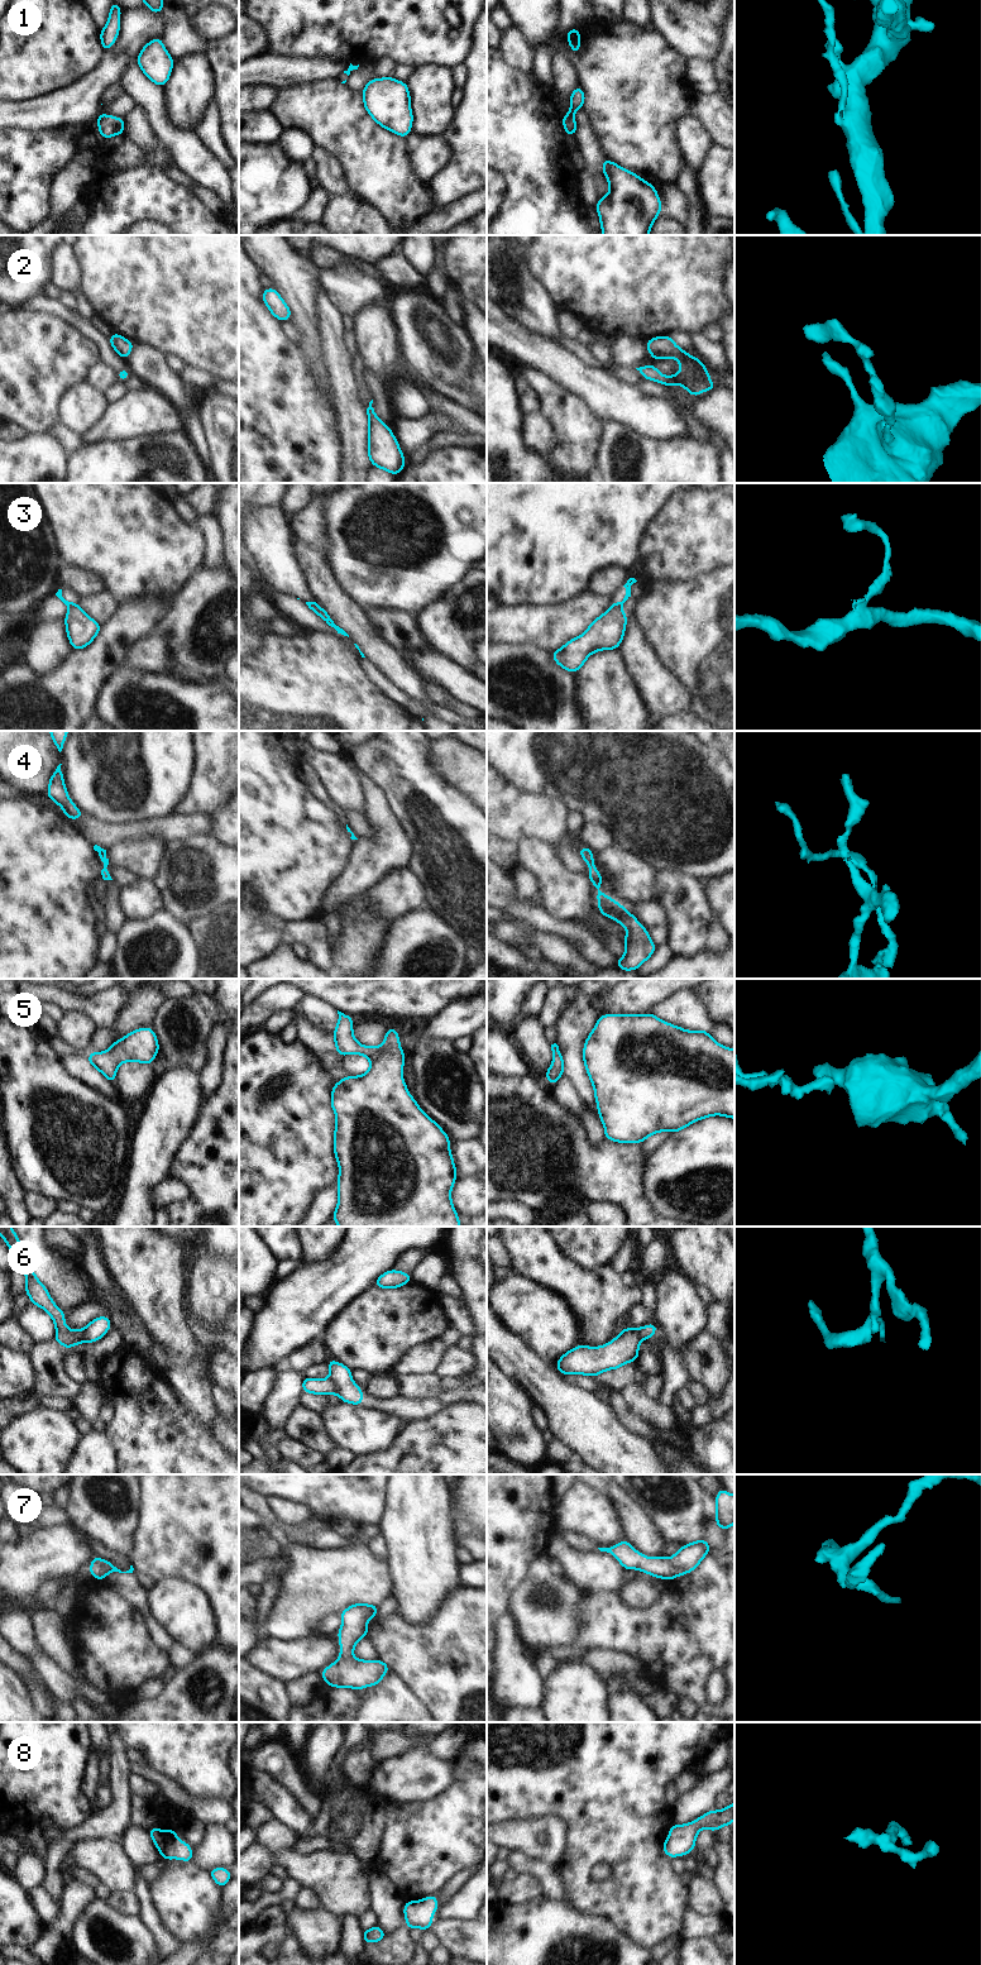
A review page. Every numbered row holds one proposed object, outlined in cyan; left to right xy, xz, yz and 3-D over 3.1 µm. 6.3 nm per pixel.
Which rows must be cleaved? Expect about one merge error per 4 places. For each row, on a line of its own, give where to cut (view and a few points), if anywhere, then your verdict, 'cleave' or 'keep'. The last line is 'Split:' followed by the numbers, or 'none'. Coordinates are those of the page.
1: yz (569, 113), (573, 118) | cleave
2: no cut | keep
3: xz (317, 606), (320, 615) | cleave
4: no cut | keep
5: no cut | keep
6: xz (329, 1377), (334, 1383), (335, 1392) | cleave
7: no cut | keep
8: no cut | keep
Split: 1, 3, 6

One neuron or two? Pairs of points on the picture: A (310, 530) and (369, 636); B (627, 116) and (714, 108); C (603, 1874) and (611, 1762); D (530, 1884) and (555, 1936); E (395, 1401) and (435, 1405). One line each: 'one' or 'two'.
A: one
B: two
C: two
D: two
E: one

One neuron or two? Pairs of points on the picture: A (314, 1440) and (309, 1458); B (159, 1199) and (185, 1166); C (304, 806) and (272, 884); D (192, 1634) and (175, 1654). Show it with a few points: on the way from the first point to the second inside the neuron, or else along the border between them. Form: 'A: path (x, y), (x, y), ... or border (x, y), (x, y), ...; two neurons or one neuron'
A: border (285, 1437), (322, 1453); two neurons
B: border (181, 1180), (187, 1187), (188, 1195), (164, 1206); two neurons
C: path (286, 825), (286, 865); one neuron
D: border (176, 1640), (195, 1654); two neurons

